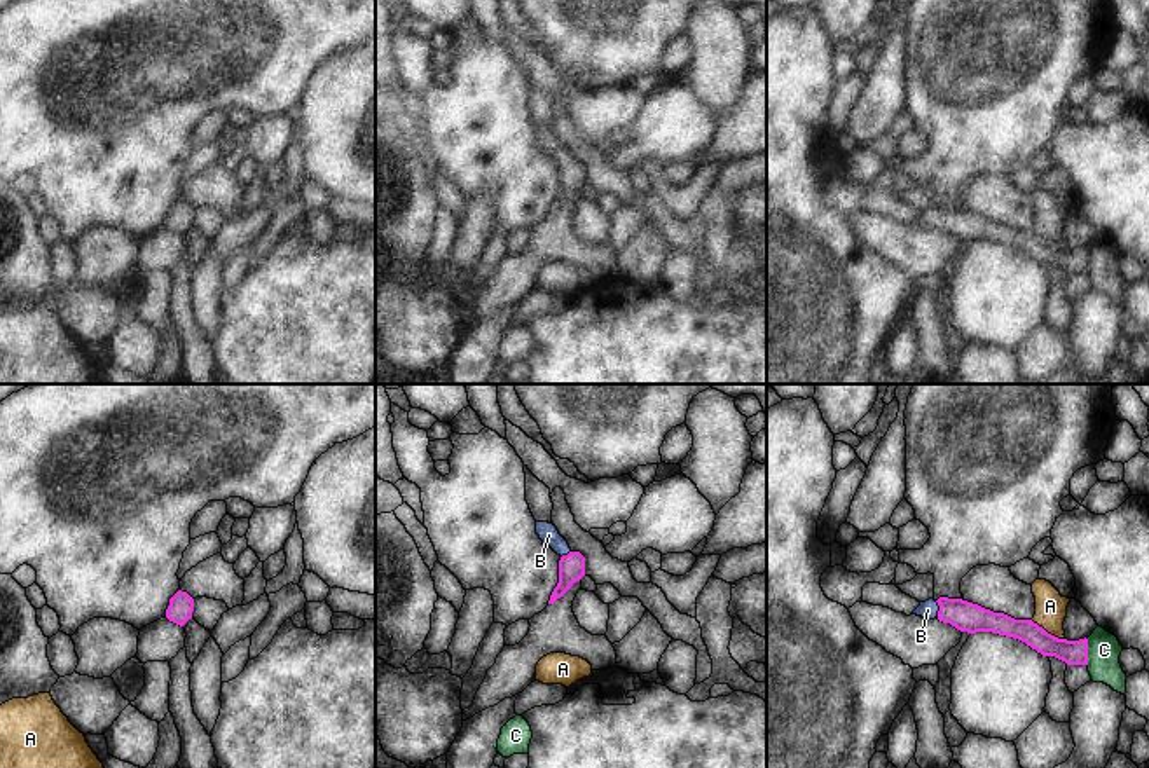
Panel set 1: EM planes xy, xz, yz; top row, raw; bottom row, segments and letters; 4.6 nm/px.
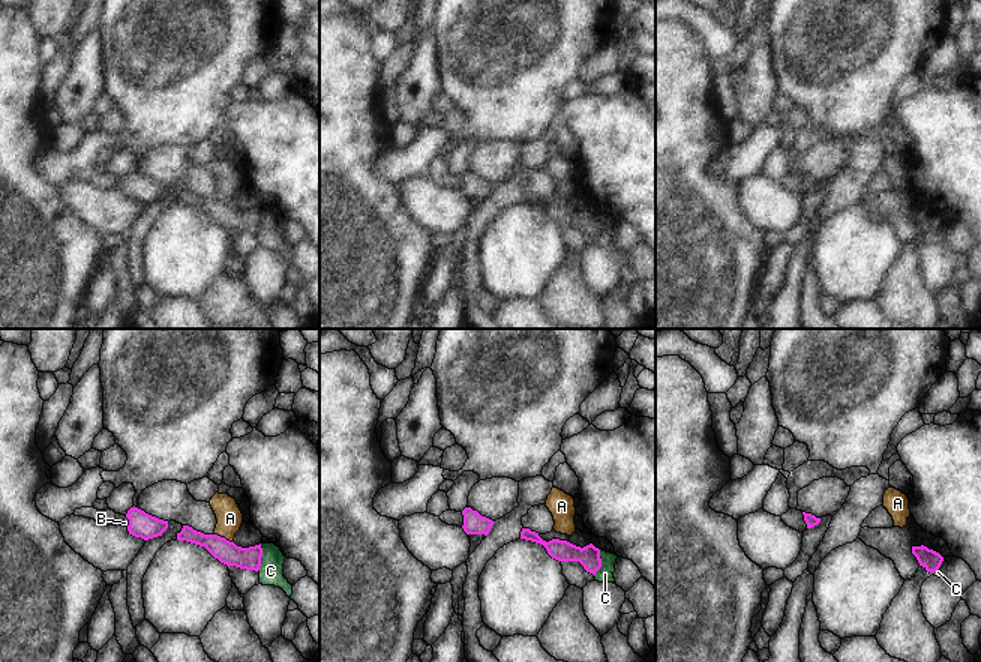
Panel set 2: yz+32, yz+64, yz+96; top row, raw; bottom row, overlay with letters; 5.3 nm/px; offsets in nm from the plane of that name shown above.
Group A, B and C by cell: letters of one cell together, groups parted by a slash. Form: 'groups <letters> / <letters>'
groups A / B / C

